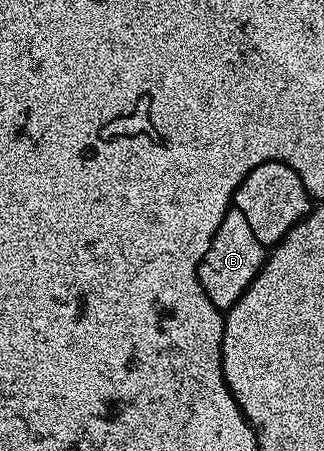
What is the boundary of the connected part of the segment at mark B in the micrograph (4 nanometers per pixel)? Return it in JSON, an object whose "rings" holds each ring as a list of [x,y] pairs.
{"rings":[[[231,207],[226,210],[204,259],[198,265],[200,287],[204,287],[208,299],[216,308],[223,311],[230,309],[256,279],[267,256],[267,246],[260,239],[256,239],[254,221],[248,216],[247,210]]]}

